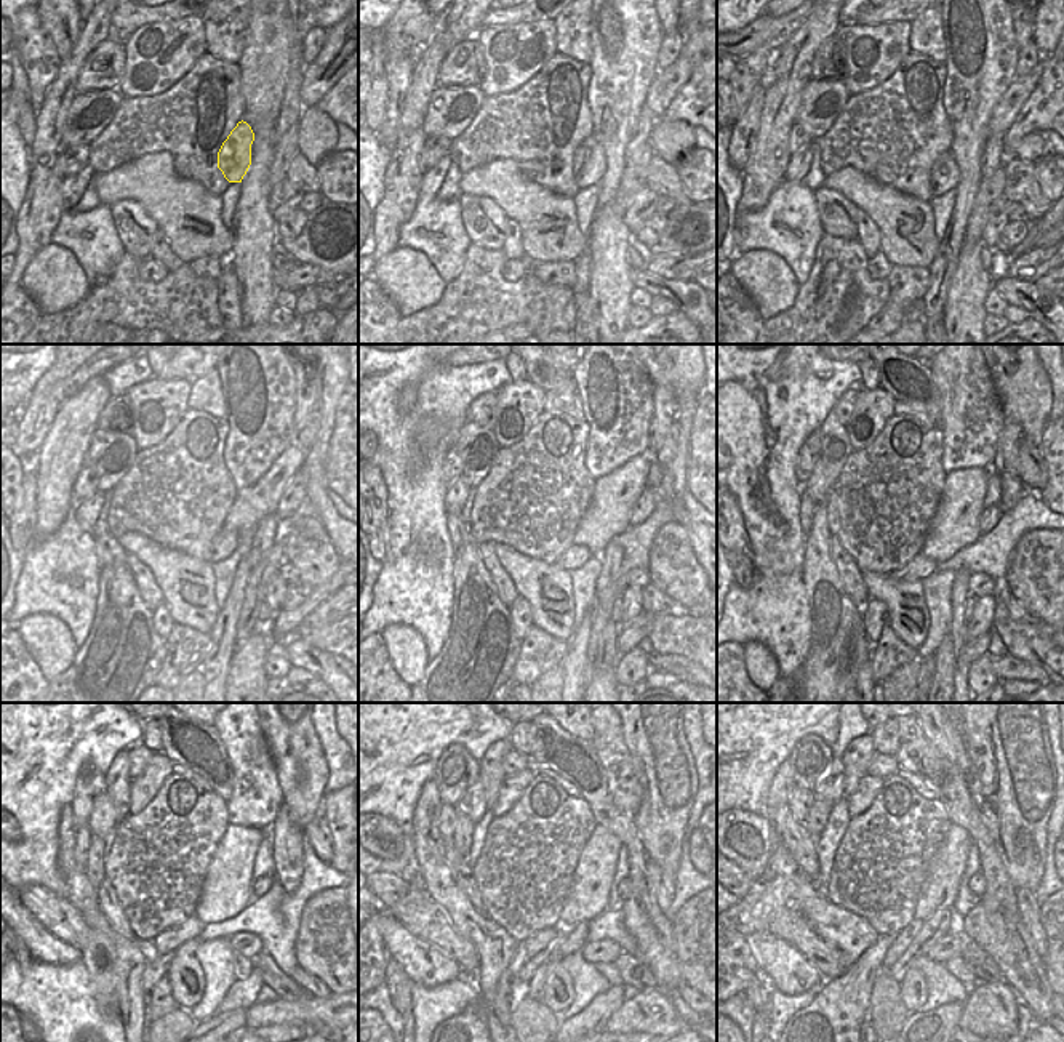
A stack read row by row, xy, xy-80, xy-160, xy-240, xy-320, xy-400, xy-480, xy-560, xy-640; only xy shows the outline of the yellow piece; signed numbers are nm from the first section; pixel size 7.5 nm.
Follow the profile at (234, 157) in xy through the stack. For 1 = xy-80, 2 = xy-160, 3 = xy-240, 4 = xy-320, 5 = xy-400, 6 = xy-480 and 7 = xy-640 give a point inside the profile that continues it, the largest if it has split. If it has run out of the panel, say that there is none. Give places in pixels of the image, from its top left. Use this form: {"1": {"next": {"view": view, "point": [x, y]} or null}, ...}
{"1": {"next": {"view": "xy-80", "point": [589, 160]}}, "2": {"next": {"view": "xy-160", "point": [944, 176]}}, "3": {"next": {"view": "xy-240", "point": [224, 543]}}, "4": {"next": {"view": "xy-320", "point": [575, 556]}}, "5": {"next": {"view": "xy-400", "point": [919, 567]}}, "6": {"next": {"view": "xy-480", "point": [172, 940]}}, "7": {"next": {"view": "xy-640", "point": [829, 1028]}}}

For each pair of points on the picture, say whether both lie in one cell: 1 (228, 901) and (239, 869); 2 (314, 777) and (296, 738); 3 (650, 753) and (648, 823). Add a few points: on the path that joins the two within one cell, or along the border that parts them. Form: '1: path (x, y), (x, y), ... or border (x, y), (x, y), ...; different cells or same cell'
1: path (228, 893), (228, 881), (231, 877); same cell
2: path (308, 767), (308, 761), (296, 748); same cell
3: path (655, 770), (655, 805); same cell

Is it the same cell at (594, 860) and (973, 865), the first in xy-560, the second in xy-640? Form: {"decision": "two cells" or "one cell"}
{"decision": "two cells"}

